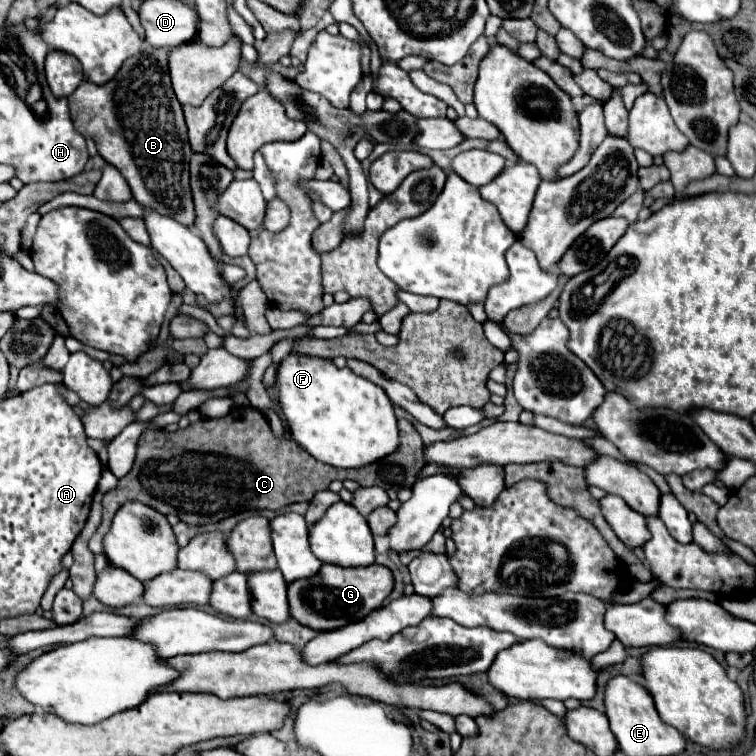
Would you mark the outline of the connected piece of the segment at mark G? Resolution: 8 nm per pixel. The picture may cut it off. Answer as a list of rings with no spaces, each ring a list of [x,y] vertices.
[[[323,564],[317,576],[295,580],[289,584],[289,606],[291,616],[303,626],[315,630],[337,630],[347,624],[359,622],[369,612],[381,608],[383,600],[393,590],[393,572],[387,566],[371,564],[367,568],[335,568],[333,564]]]

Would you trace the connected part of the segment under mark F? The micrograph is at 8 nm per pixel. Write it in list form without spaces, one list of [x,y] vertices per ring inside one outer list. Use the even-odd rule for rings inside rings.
[[[289,354],[277,366],[277,398],[279,406],[287,418],[291,428],[291,438],[307,450],[315,460],[337,466],[337,468],[359,468],[363,464],[371,464],[399,446],[399,430],[397,418],[393,412],[393,404],[377,384],[369,382],[363,376],[357,376],[351,368],[337,368],[327,358],[307,356],[307,354]]]

